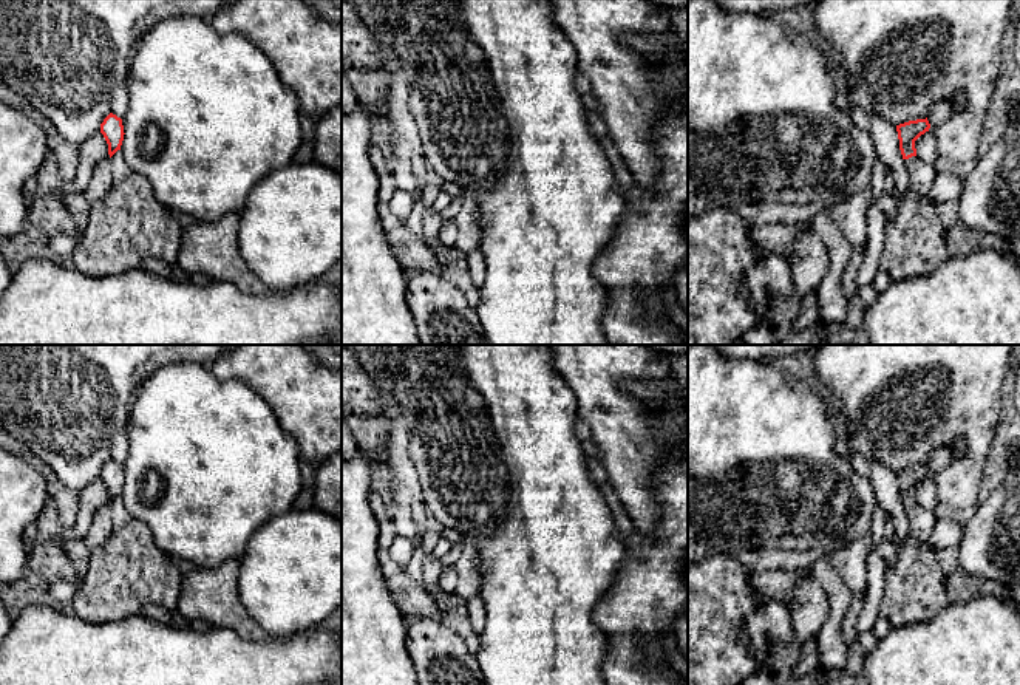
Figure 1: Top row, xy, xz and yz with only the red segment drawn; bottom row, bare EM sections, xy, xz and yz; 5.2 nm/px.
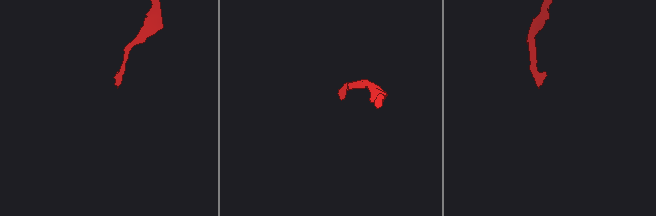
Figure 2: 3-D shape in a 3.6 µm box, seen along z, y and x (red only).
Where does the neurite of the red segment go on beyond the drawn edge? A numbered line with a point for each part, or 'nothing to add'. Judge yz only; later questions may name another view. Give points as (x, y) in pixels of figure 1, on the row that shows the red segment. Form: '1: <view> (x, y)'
1: yz (941, 112)

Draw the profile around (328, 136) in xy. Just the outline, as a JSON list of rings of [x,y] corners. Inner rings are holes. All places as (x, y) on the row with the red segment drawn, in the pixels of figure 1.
[[[342,104],[318,118],[314,161],[342,172]]]

